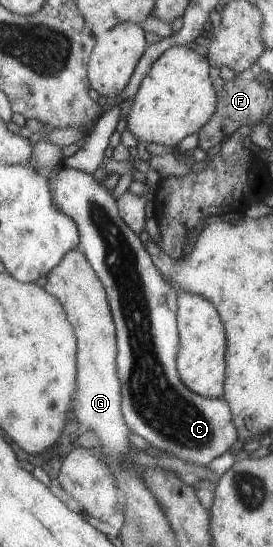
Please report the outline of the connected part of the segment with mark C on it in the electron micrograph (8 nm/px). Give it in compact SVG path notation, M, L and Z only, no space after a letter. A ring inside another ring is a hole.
M57 164L55 175L51 176L50 192L59 211L71 218L79 234L78 247L86 257L88 264L95 269L96 276L106 289L107 301L115 324L117 346L118 378L121 382L121 410L124 422L130 432L144 438L152 449L172 455L185 463L199 467L220 456L238 438L235 425L231 421L230 405L222 396L216 398L203 397L192 392L179 379L178 365L175 360L179 352L178 321L178 289L170 282L162 280L155 263L150 262L147 250L136 238L136 233L128 228L127 223L119 215L115 199L110 191L83 170L68 168Z

